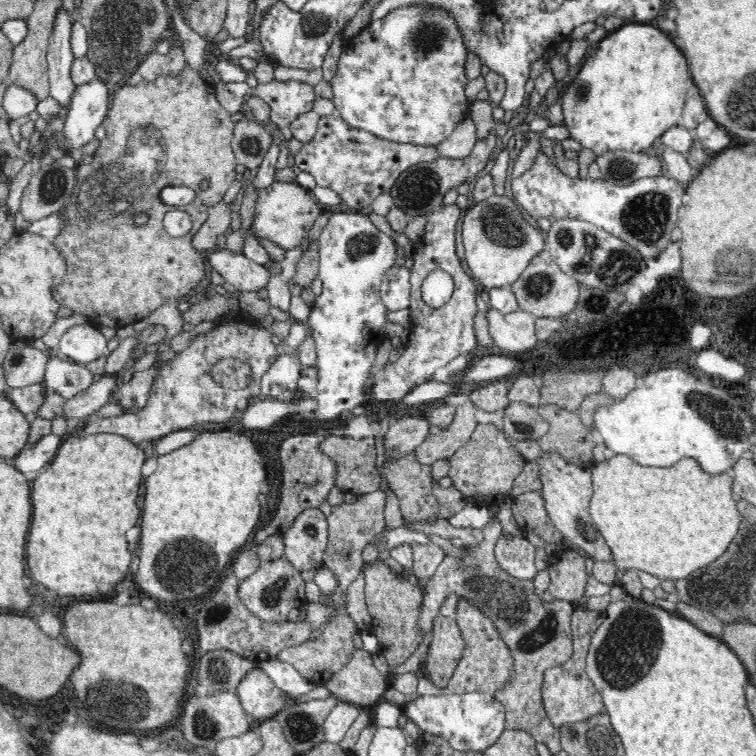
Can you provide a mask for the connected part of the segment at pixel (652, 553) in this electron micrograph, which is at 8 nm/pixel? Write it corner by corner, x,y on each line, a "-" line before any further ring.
618,454
610,460
594,462
589,472
592,492
589,513
610,547
620,572
635,569
636,572
644,571
657,576
660,580
675,582
716,562
740,530
742,515
733,493
732,473
724,471
708,476
694,457
682,457
673,465
655,467
642,466
625,454

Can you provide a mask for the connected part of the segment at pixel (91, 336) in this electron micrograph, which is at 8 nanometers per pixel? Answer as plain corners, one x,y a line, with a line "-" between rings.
94,323
76,324
66,330
58,343
63,358
83,366
109,353
111,344

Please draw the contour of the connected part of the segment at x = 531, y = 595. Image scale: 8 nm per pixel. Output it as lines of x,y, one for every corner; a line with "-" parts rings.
492,525
483,529
484,538
476,544
464,542
464,554
462,559
456,559
454,554
443,556
438,570
431,577
428,588
422,592
422,606
418,610
418,626
420,632
429,633
432,629
433,618
439,613
442,603
451,594
456,595
456,602
467,600
475,604
491,622
500,624
498,630
506,630
512,626
524,626
524,610
570,610
570,604
564,600
552,600
552,602
540,602
540,596
536,594
536,588
530,580
522,580
508,575
494,560
494,542
498,537

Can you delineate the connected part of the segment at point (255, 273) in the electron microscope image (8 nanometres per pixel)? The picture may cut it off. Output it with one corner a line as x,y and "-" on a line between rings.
226,248
208,250
206,262
216,270
225,281
237,290
253,292
266,286
272,276
263,266
250,260
246,255
230,252

